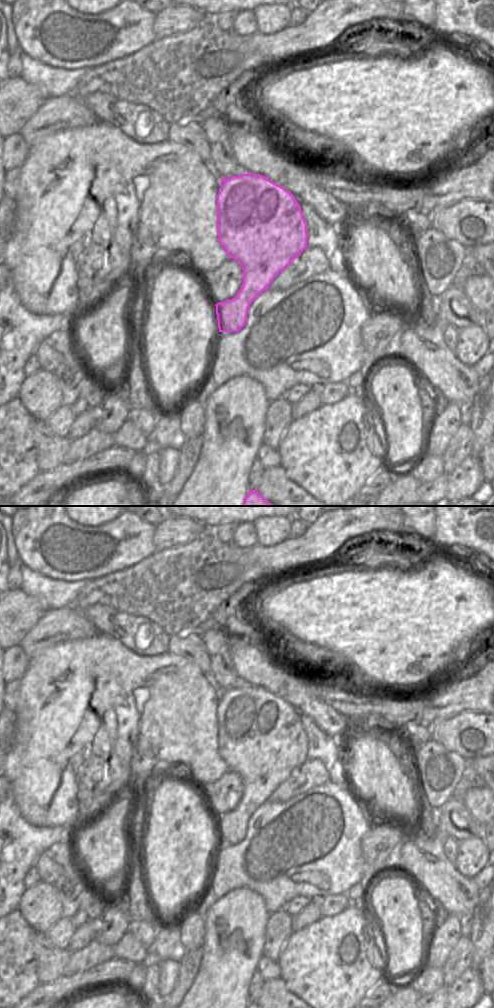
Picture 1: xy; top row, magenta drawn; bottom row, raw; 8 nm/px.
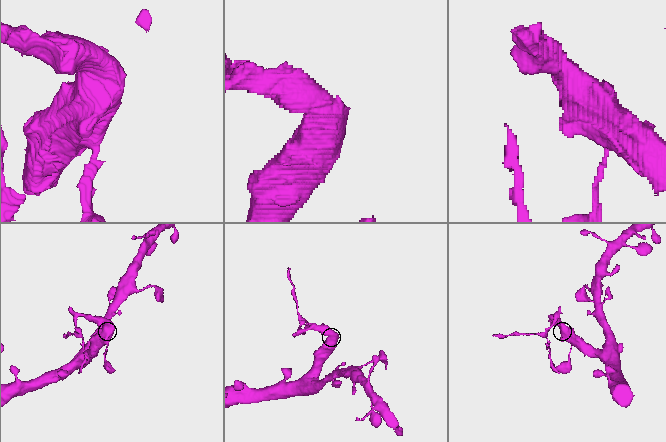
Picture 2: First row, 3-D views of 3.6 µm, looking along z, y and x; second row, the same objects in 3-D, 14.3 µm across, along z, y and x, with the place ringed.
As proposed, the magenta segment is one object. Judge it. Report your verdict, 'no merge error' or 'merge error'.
merge error

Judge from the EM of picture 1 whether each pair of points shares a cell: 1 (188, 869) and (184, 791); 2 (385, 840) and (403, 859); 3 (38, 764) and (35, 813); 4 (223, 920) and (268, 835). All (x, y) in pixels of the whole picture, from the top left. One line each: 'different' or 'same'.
1: same
2: different
3: same
4: different

